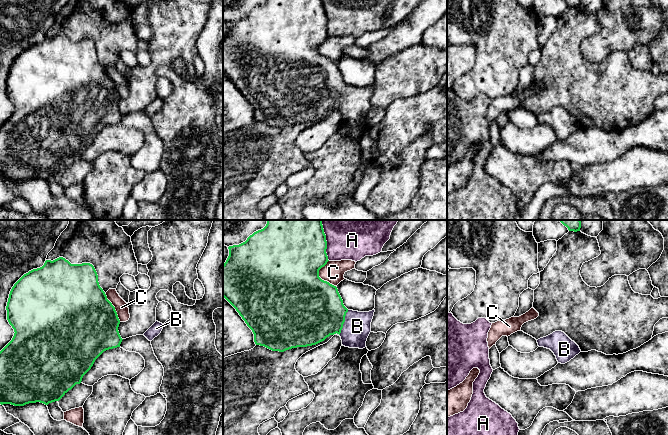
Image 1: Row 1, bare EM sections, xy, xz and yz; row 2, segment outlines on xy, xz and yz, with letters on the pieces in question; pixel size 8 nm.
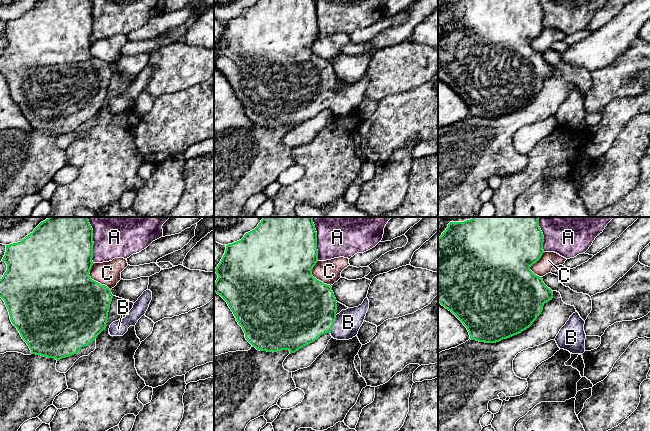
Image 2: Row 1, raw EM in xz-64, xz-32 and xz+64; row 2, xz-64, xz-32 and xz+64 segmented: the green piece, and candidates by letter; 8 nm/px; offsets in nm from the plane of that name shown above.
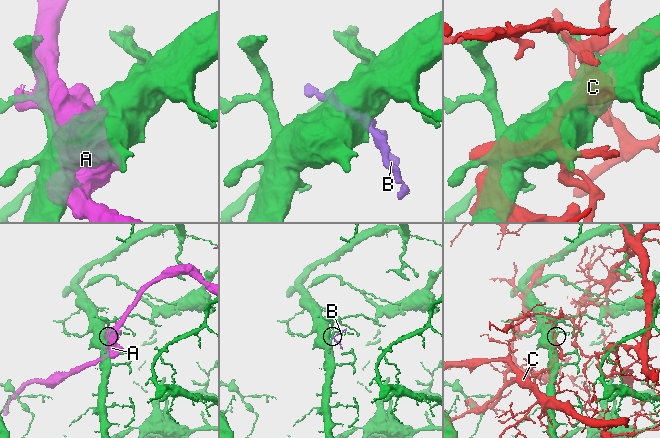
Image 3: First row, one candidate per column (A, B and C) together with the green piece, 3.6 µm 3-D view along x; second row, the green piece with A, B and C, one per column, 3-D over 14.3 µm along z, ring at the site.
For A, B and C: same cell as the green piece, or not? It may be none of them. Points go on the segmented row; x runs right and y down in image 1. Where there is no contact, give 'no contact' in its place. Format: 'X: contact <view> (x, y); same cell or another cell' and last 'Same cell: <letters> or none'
A: contact xz (325, 240); another cell
B: contact xz (344, 321); same cell
C: contact xz (318, 276); another cell
Same cell: B

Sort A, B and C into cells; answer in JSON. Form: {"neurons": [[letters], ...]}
{"neurons": [["A"], ["B"], ["C"]]}

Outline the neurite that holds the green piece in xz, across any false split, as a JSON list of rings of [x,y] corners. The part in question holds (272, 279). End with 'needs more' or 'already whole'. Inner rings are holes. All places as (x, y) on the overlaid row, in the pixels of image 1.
[[[267,220],[263,229],[254,232],[245,242],[229,246],[228,249],[229,256],[223,264],[223,297],[252,330],[256,345],[284,352],[316,345],[337,333],[345,347],[366,347],[375,310],[348,310],[337,287],[319,277],[319,270],[329,261],[322,220]]]; needs more

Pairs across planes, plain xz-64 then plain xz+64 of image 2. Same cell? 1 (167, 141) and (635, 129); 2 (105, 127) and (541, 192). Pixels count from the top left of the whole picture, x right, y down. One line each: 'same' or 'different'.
1: different
2: different

